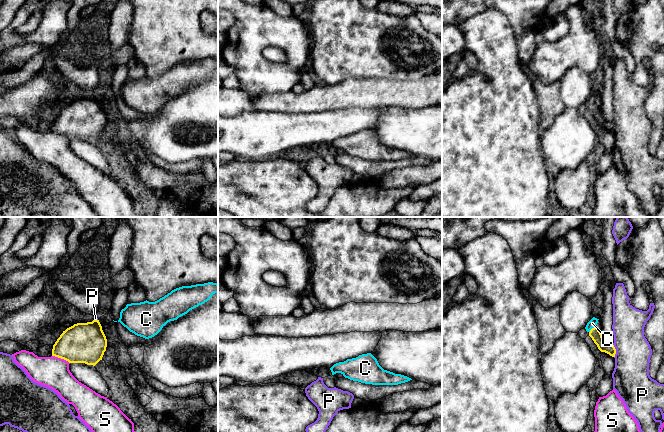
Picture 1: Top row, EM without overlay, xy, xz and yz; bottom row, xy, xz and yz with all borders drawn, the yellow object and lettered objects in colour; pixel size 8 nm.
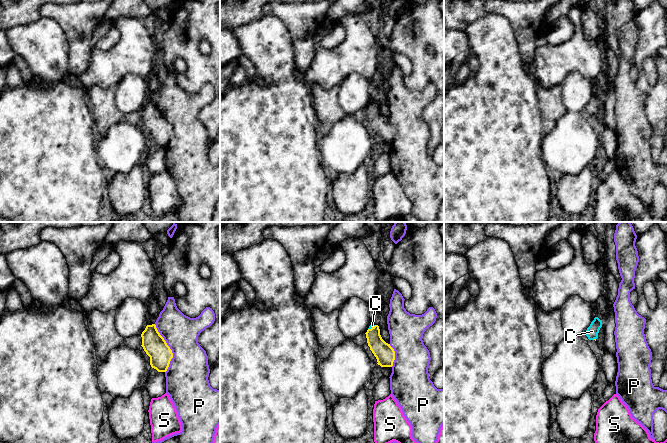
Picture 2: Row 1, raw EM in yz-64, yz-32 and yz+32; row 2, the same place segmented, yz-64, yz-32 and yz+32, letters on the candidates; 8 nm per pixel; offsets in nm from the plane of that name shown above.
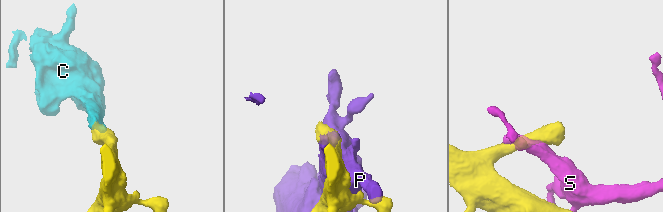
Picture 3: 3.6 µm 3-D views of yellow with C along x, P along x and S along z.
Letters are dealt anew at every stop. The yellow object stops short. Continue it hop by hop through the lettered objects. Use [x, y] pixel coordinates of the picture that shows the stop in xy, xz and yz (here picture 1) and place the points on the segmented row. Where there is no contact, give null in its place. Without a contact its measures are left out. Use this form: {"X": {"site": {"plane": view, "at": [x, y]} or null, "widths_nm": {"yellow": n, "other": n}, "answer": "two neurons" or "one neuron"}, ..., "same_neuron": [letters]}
{"C": {"site": {"plane": "yz", "at": [591, 329]}, "widths_nm": {"yellow": 90, "other": 70}, "answer": "one neuron"}, "P": {"site": {"plane": "yz", "at": [615, 351]}, "widths_nm": {"yellow": 90, "other": 300}, "answer": "two neurons"}, "S": {"site": {"plane": "xy", "at": [61, 358]}, "widths_nm": {"yellow": 320, "other": 260}, "answer": "two neurons"}, "same_neuron": ["C"]}

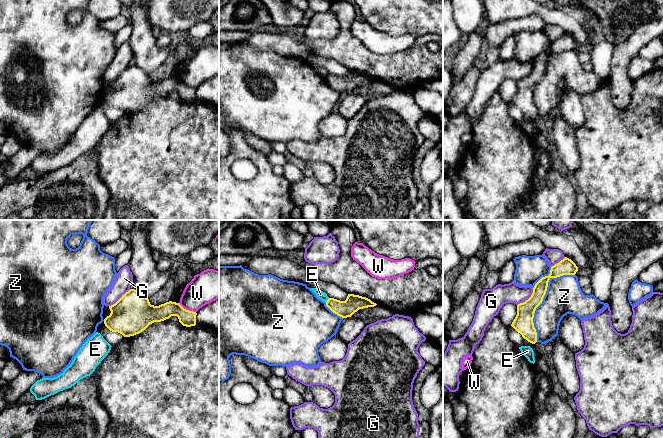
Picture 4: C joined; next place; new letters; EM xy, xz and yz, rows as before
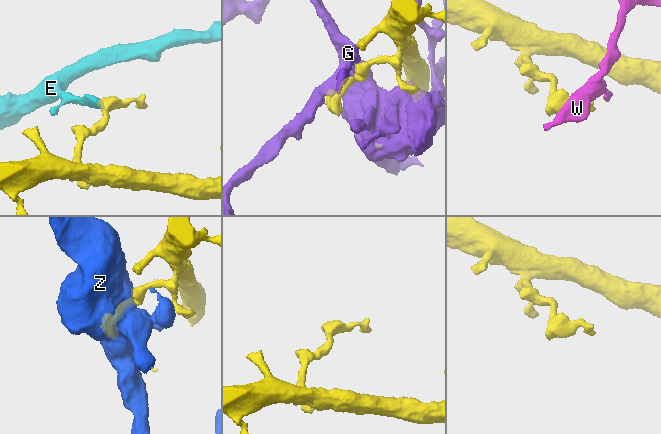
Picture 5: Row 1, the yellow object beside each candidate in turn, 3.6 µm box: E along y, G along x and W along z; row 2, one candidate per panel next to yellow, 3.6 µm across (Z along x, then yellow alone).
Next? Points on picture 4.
{"E": {"site": {"plane": "xz", "at": [327, 300]}, "widths_nm": {"yellow": 140, "other": 70}, "answer": "two neurons"}, "G": {"site": {"plane": "xy", "at": [120, 298]}, "widths_nm": {"yellow": 320, "other": 140}, "answer": "two neurons"}, "W": {"site": {"plane": "xy", "at": [187, 310]}, "widths_nm": {"yellow": 130, "other": 240}, "answer": "two neurons"}, "Z": {"site": {"plane": "yz", "at": [543, 297]}, "widths_nm": {"yellow": 150, "other": 300}, "answer": "two neurons"}, "same_neuron": []}

